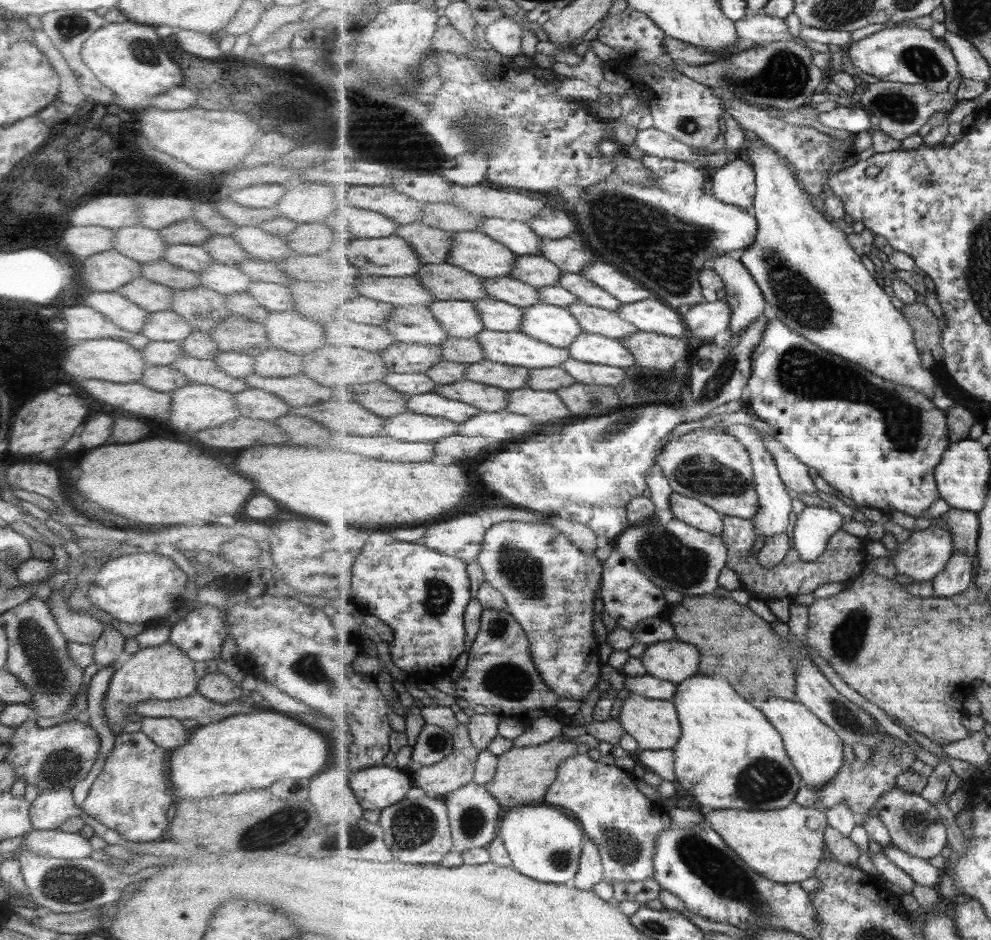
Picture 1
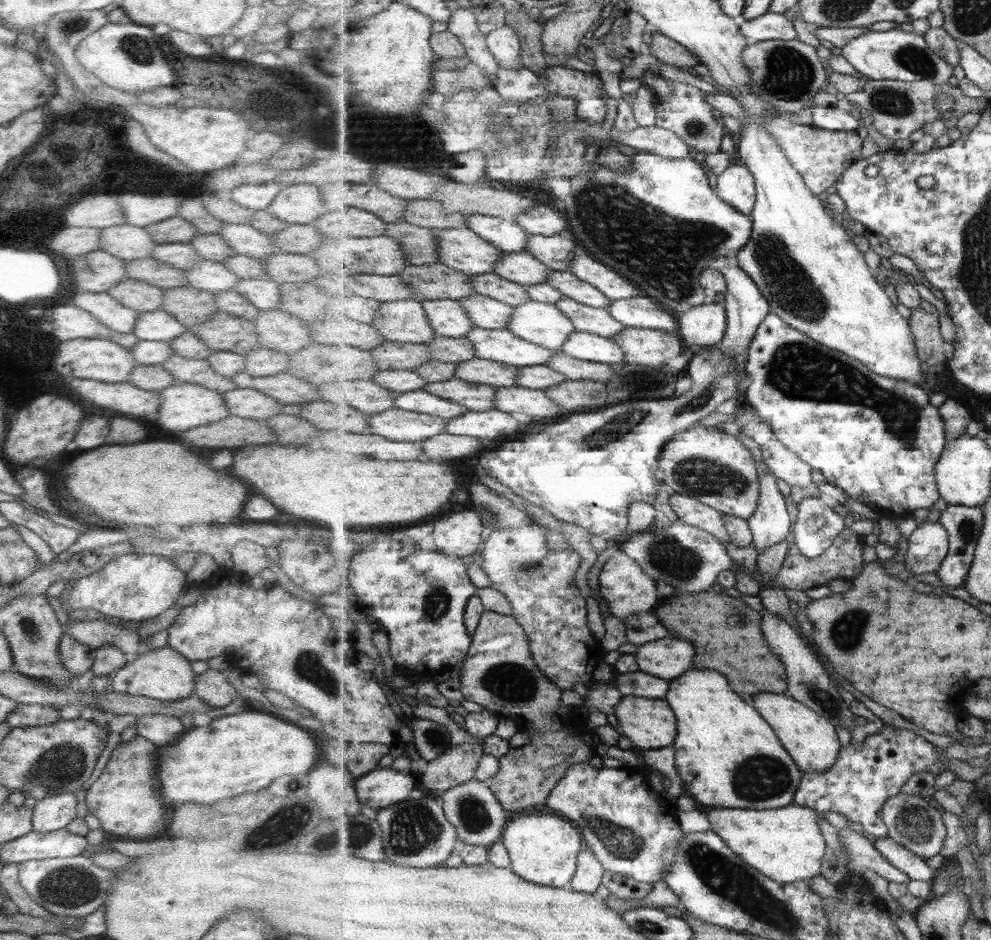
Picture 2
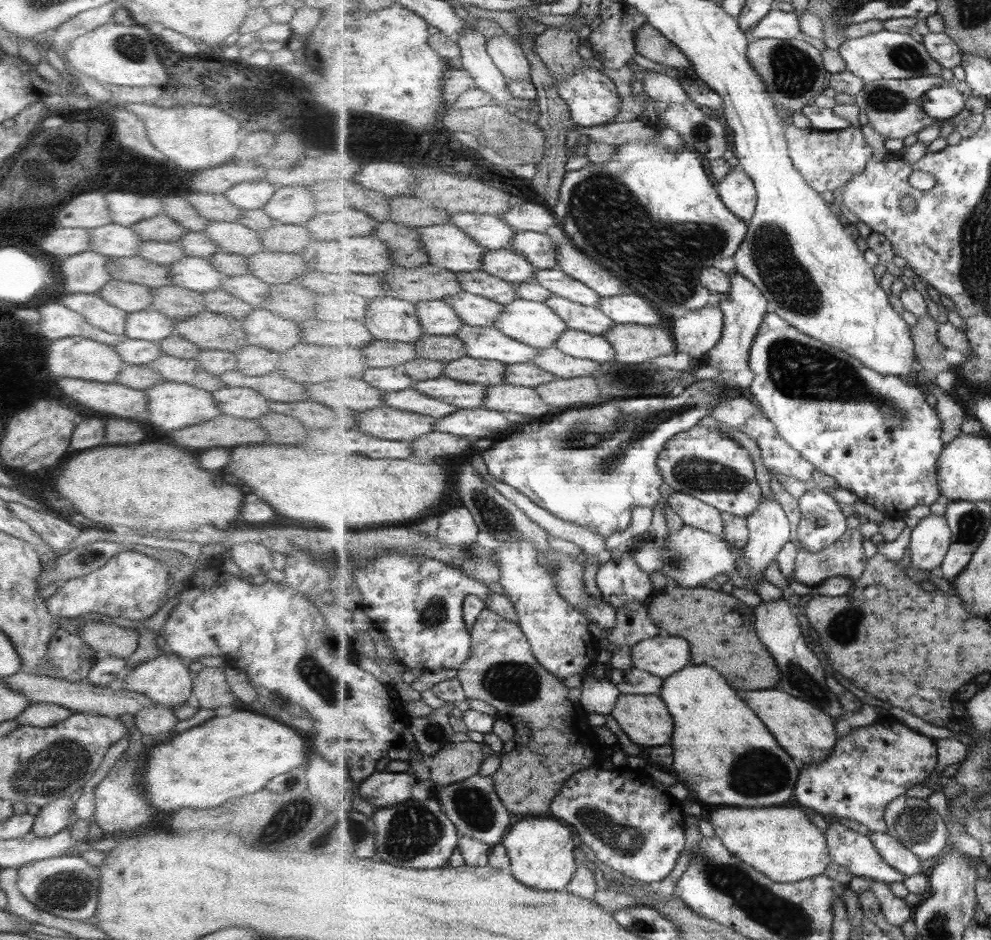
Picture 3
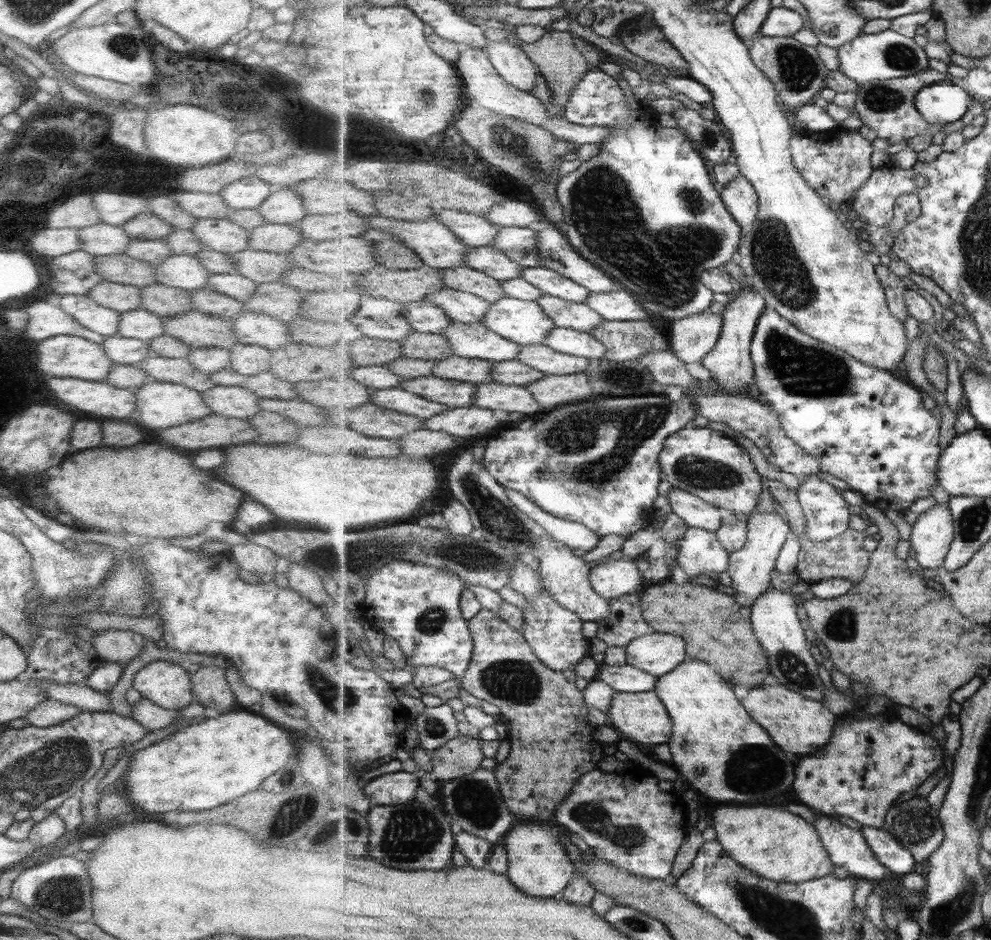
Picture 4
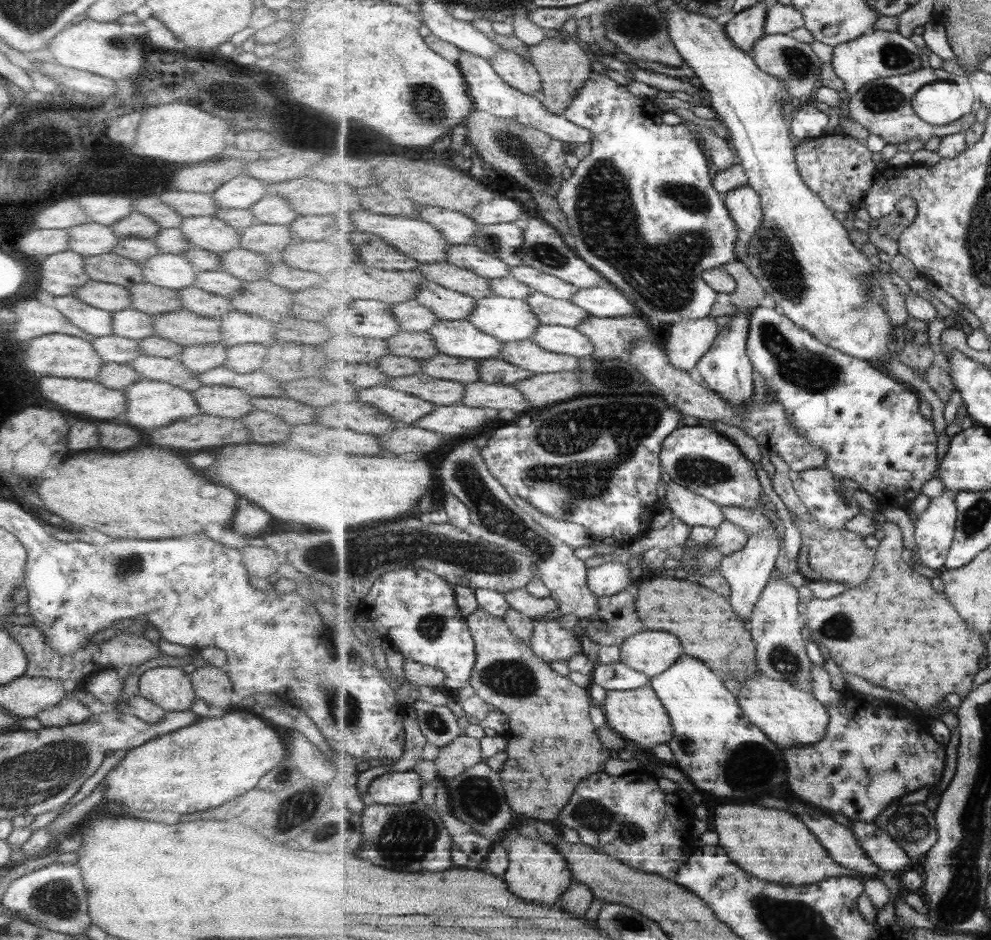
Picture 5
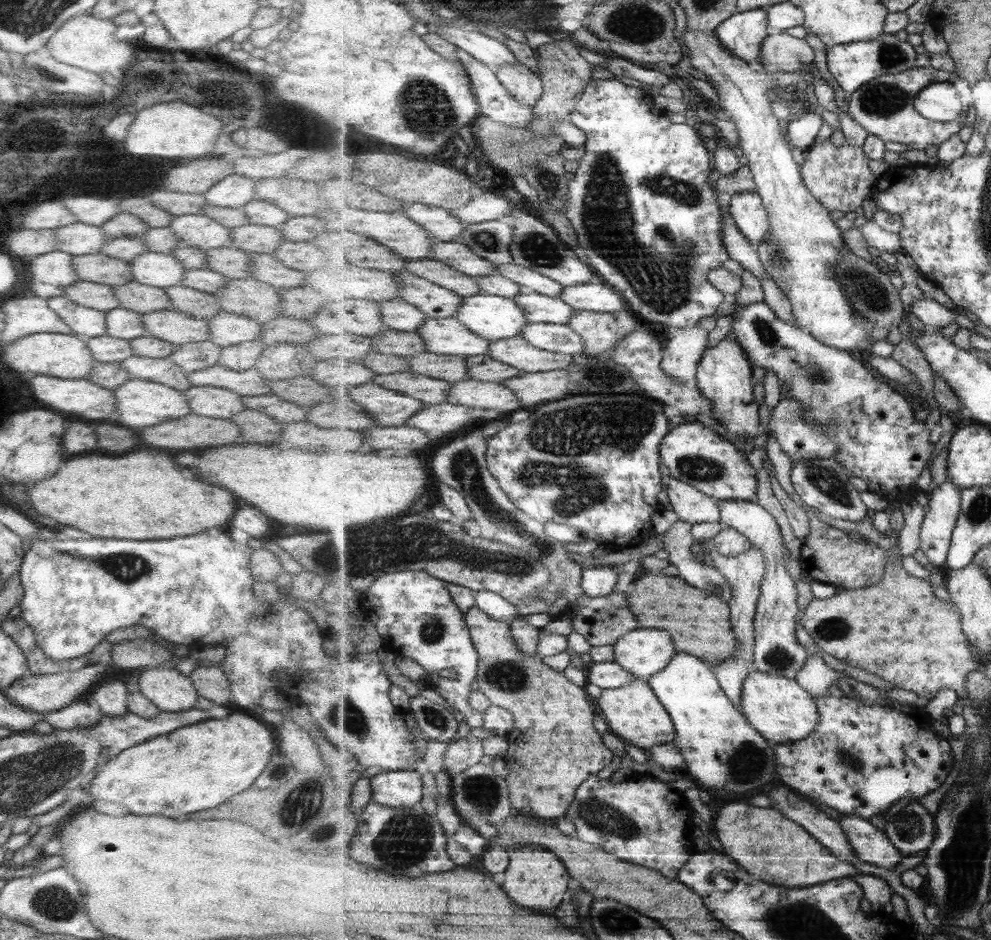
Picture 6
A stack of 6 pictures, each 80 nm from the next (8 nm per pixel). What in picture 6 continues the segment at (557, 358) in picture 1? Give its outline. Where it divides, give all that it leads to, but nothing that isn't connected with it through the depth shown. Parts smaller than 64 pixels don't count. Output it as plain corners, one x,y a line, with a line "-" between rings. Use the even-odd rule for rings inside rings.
428,318
418,330
426,350
449,356
487,355
491,340
485,339
465,327
455,318

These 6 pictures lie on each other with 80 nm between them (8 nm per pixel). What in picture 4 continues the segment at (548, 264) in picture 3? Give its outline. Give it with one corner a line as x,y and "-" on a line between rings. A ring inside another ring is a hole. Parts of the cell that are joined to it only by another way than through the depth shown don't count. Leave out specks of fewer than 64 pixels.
503,228
494,240
493,247
509,256
523,268
541,267
537,231
532,228

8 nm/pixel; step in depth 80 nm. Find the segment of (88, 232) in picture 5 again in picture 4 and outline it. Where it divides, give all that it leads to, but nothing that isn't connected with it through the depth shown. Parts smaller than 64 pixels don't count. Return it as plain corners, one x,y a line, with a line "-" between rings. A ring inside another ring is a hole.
102,223
77,230
77,240
77,248
91,257
121,254
130,241
120,227

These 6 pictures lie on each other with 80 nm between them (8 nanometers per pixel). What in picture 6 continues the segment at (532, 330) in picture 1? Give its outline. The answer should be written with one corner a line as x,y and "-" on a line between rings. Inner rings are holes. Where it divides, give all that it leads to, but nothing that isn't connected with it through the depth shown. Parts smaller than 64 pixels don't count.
479,293
475,296
464,297
462,307
456,312
455,319
465,327
485,339
491,341
523,336
523,330
529,326
525,311
512,298

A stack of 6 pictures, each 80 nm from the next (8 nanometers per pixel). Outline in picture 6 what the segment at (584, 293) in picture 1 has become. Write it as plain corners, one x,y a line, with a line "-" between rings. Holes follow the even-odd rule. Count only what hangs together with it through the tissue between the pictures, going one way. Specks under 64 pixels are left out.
519,264
497,265
497,272
510,278
513,282
523,286
525,291
544,294
553,298
560,298
562,290
565,288
560,282
537,272
531,268
520,266

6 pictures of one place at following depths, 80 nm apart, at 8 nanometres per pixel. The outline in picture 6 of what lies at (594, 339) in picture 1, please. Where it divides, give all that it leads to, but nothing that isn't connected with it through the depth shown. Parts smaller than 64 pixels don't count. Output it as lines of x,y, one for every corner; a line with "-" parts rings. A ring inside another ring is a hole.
529,323
522,338
548,351
570,355
585,353
585,341
568,325

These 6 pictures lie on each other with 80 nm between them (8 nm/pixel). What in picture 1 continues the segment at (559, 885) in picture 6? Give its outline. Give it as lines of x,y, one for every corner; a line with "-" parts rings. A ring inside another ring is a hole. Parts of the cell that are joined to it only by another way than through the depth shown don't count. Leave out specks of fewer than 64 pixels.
543,804
506,810
500,820
498,837
506,844
512,866
525,876
549,884
573,885
579,870
585,829
565,809

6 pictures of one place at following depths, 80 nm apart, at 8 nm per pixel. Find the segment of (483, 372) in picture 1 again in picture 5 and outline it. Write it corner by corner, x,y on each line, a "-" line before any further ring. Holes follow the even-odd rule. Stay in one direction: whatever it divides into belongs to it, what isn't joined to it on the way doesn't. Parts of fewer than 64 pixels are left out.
439,353
428,359
422,358
420,361
422,362
421,373
436,379
455,381
463,385
481,381
477,359
464,359

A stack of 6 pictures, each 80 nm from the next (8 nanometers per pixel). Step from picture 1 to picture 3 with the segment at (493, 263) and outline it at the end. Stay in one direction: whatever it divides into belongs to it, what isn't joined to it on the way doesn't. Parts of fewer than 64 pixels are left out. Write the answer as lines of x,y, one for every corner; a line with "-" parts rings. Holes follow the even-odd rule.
439,224
439,226
417,227
420,240
425,242
425,251
431,259
431,265
439,268
451,270
453,272
471,272
483,269
483,256
489,252
483,249
483,245
473,240
473,237
467,235
462,229
453,224

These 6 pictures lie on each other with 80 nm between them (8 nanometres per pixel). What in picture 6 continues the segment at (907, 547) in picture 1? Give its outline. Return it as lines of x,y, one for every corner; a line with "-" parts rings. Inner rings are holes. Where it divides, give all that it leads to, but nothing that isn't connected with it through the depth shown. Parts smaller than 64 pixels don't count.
946,479
931,492
928,500
928,510
920,532
920,550
938,569
945,569
952,534
962,514
963,491
955,481

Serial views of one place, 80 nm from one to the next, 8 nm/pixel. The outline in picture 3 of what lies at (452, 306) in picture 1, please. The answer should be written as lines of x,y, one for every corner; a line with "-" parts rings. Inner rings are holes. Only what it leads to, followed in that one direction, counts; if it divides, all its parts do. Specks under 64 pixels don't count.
426,300
416,303
419,323
425,335
457,336
465,323
446,300

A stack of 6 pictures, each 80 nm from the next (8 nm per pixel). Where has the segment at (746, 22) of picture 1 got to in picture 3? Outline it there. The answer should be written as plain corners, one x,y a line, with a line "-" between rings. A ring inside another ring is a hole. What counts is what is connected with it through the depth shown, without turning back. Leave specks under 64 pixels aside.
774,8
755,28
747,30
751,39
778,38
781,40
791,40
801,38
801,26
799,18
794,11
784,12

